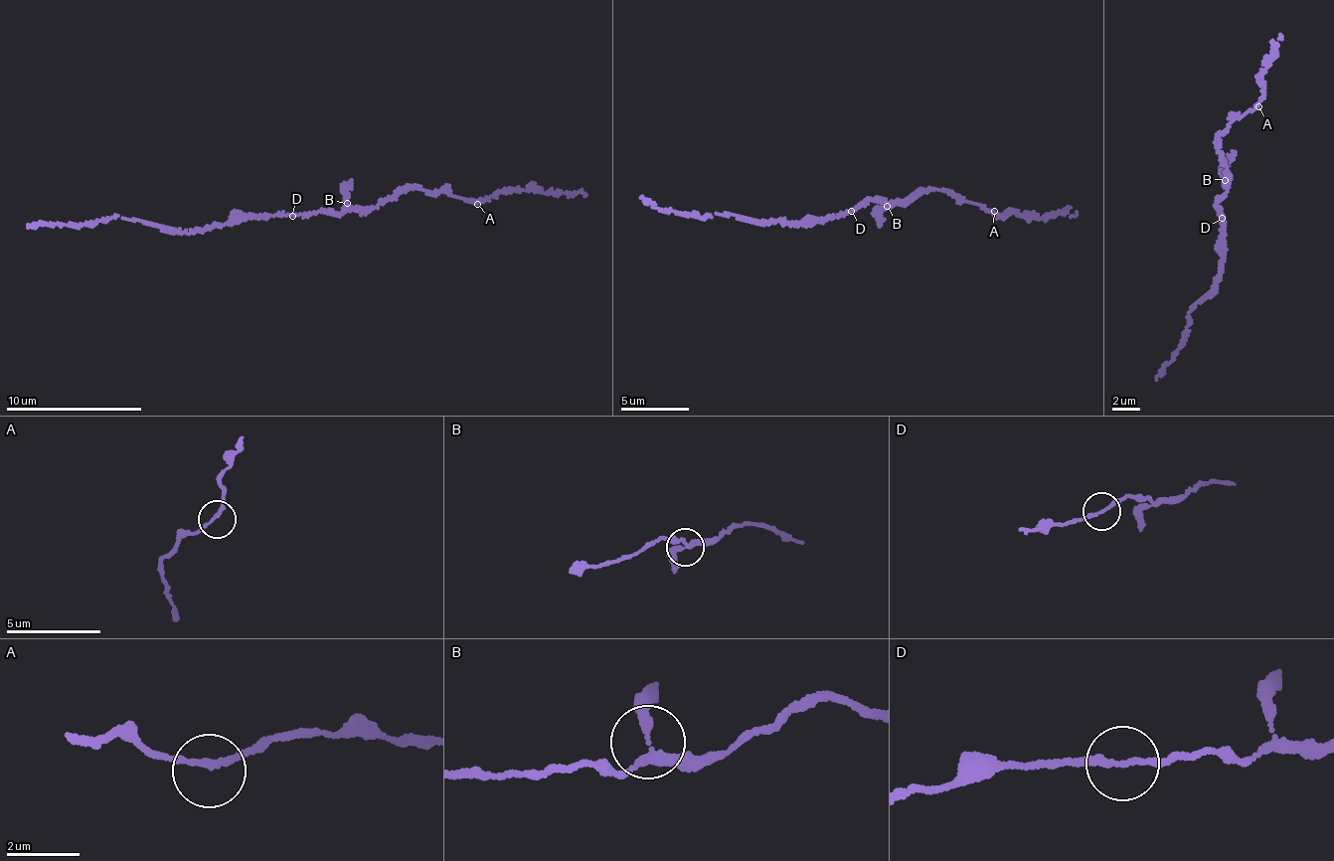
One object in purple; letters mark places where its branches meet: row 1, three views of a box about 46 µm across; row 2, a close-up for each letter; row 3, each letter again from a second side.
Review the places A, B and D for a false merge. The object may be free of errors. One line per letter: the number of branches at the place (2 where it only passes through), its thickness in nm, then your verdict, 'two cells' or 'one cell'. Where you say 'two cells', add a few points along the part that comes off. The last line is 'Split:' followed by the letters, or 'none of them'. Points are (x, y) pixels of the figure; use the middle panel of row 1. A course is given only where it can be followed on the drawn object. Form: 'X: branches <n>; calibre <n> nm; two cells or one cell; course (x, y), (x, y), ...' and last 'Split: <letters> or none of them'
A: branches 2; calibre 160 nm; one cell
B: branches 3; calibre 240 nm; one cell
D: branches 2; calibre 170 nm; one cell
Split: none of them

